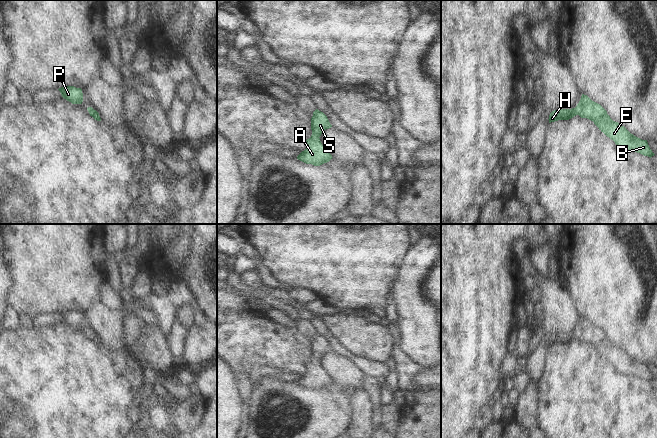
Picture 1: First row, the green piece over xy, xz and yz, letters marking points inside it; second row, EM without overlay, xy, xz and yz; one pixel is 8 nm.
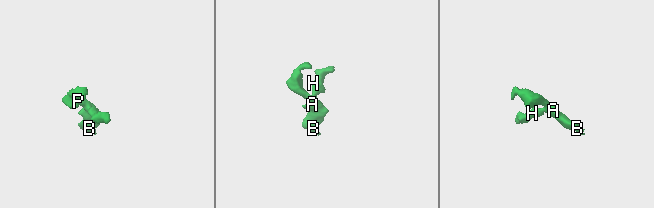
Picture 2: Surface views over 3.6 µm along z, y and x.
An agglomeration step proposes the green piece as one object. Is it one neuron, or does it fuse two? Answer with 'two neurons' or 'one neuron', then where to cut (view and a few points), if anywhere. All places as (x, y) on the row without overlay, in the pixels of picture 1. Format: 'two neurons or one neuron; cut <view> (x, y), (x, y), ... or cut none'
one neuron; cut none

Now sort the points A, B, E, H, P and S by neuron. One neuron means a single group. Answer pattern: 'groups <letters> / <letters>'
groups A B E H P S

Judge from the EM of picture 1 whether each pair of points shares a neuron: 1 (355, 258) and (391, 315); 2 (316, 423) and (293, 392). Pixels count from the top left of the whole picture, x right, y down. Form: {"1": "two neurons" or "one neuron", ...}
{"1": "two neurons", "2": "one neuron"}

